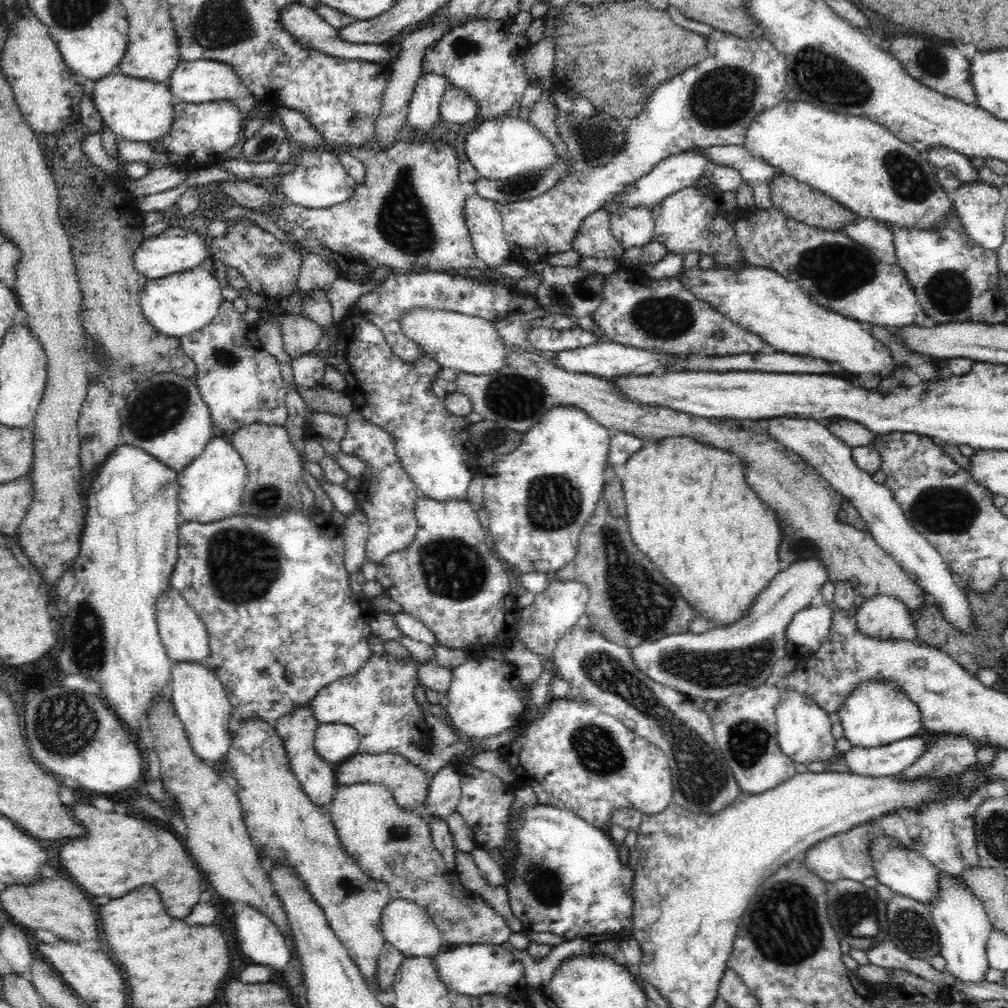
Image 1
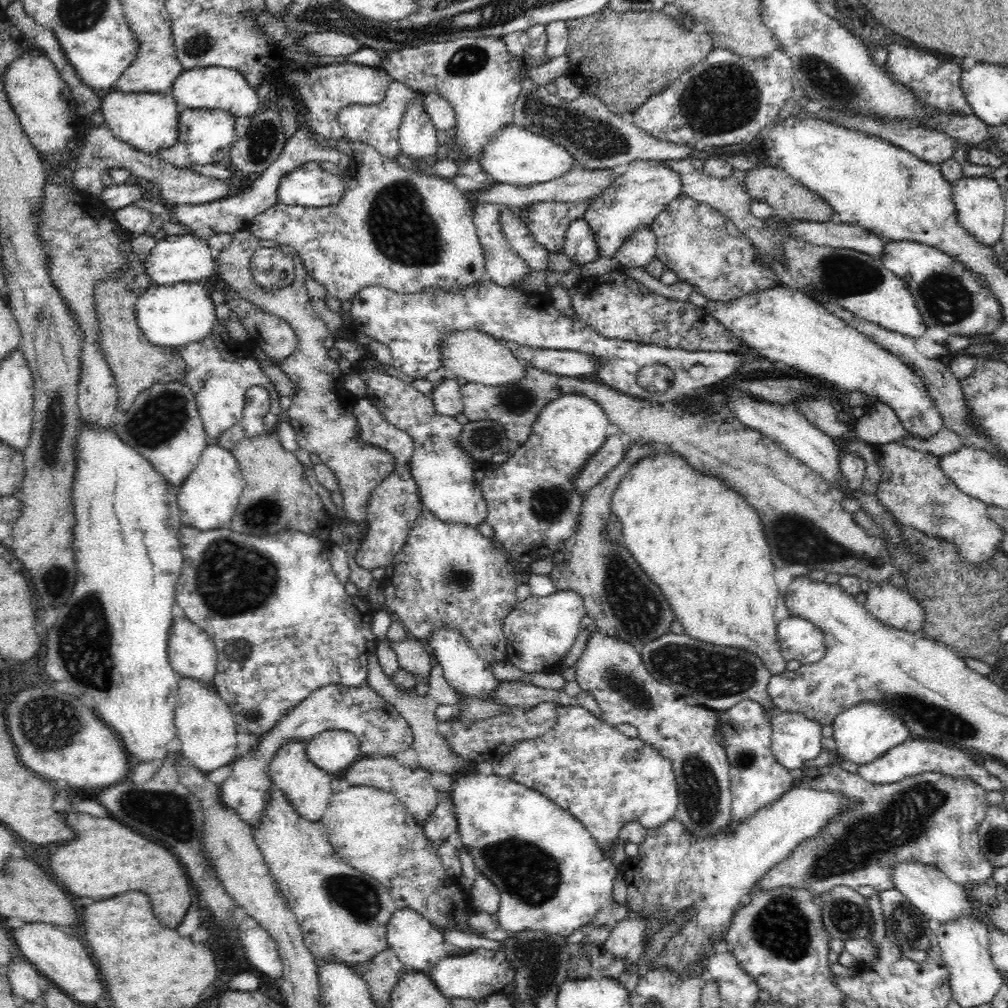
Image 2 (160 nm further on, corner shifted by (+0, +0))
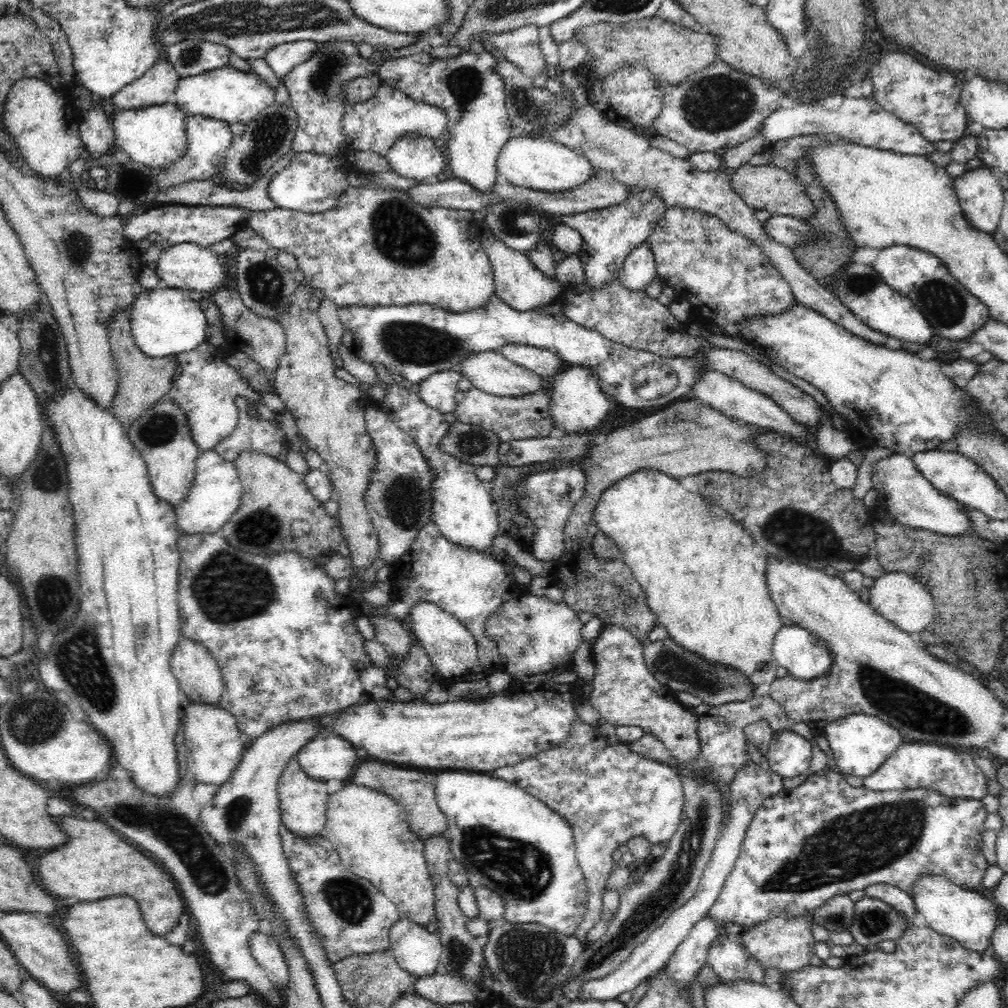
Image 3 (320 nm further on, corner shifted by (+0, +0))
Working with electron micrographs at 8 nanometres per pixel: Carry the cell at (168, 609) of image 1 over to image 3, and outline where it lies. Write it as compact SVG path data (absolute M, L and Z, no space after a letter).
M181 636L170 668L187 700L194 704L219 704L222 696L221 668L204 645Z

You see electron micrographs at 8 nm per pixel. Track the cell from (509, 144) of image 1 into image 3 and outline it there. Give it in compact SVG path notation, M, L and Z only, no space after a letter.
M525 134L510 137L498 155L498 178L522 188L542 192L564 192L584 184L588 178L595 176L593 165L584 156L579 156L575 150L542 136L532 137Z

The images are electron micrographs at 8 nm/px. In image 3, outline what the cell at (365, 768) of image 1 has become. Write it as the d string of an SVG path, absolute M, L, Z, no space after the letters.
M360 762L348 782L350 780L359 786L376 789L392 797L392 800L395 800L404 811L412 832L422 840L447 833L448 819L436 802L434 774L426 774L420 769L384 764L384 762Z

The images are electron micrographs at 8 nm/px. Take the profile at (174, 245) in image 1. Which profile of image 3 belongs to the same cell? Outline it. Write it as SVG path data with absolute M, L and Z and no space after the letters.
M190 242L172 244L162 250L155 269L156 274L162 279L162 285L176 290L191 292L198 298L204 292L212 292L222 287L226 277L223 258L208 248L202 248L199 244Z

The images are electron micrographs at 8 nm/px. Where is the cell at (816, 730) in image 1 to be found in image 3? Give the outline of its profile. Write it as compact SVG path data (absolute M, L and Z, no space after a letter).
M794 731L776 732L768 744L770 768L782 778L792 778L808 771L812 760L811 742Z

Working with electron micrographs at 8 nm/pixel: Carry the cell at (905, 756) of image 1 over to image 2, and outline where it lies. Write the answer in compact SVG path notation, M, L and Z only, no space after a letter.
M910 738L894 748L888 749L880 758L872 760L870 764L858 766L858 774L872 784L891 784L899 782L908 776L920 774L920 772L939 772L944 776L967 776L970 781L976 782L986 791L1001 791L1003 783L998 777L990 775L980 764L976 764L962 748L934 740L914 740Z

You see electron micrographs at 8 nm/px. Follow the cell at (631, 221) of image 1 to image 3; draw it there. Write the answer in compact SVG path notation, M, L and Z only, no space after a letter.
M647 241L632 248L624 260L619 272L619 281L624 288L631 290L646 290L646 286L657 275L657 266L651 248Z

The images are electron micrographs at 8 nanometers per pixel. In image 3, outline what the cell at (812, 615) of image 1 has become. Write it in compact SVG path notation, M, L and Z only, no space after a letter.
M783 624L778 630L773 657L777 666L784 666L788 670L787 674L798 680L812 680L816 676L828 674L828 668L832 664L832 655L827 645L806 628L800 628L798 624Z

